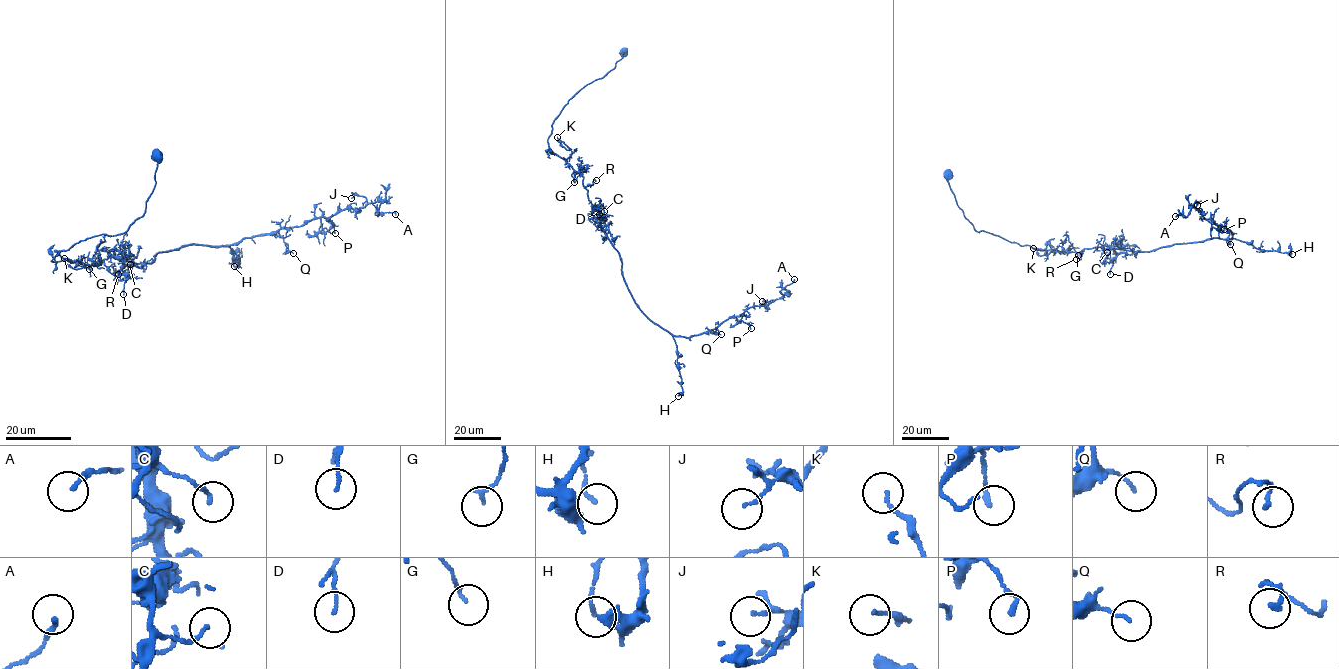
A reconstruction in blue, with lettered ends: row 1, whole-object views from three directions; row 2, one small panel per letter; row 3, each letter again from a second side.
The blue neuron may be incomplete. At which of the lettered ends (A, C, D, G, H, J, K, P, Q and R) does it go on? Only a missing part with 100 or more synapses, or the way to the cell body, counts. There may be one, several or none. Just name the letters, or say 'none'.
none

